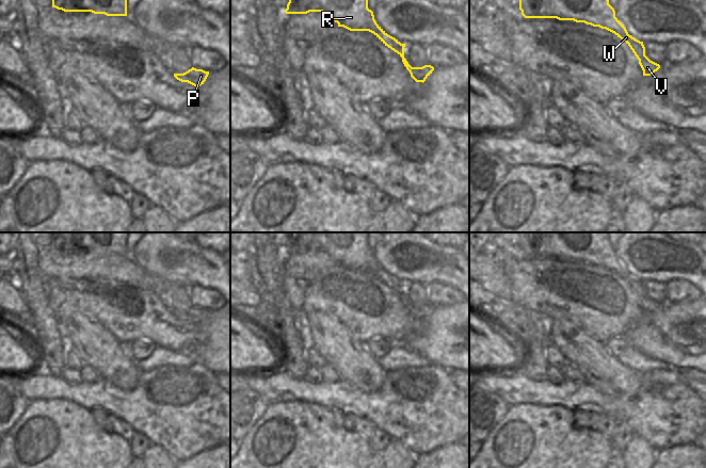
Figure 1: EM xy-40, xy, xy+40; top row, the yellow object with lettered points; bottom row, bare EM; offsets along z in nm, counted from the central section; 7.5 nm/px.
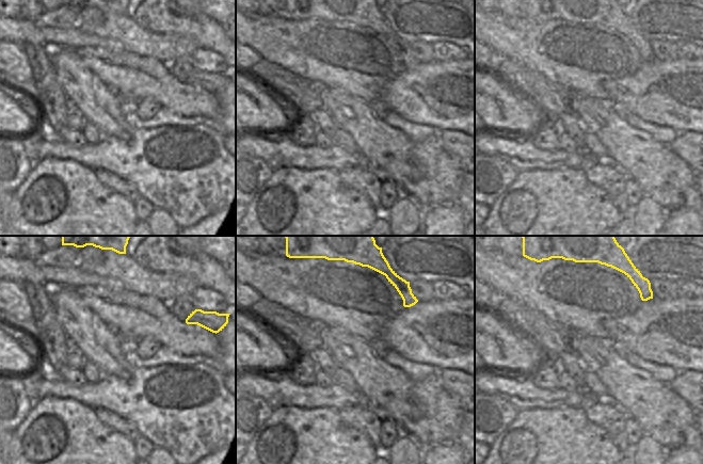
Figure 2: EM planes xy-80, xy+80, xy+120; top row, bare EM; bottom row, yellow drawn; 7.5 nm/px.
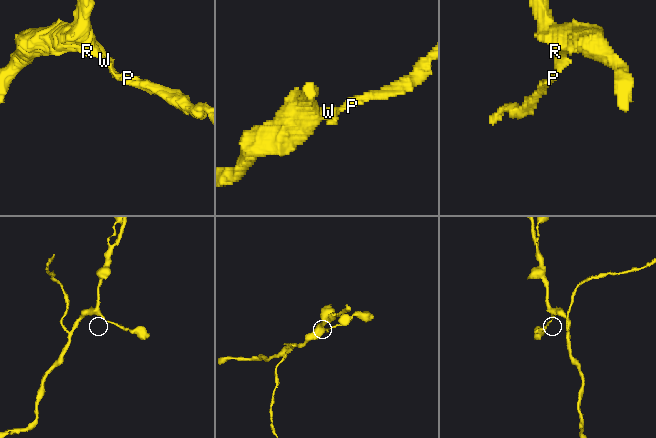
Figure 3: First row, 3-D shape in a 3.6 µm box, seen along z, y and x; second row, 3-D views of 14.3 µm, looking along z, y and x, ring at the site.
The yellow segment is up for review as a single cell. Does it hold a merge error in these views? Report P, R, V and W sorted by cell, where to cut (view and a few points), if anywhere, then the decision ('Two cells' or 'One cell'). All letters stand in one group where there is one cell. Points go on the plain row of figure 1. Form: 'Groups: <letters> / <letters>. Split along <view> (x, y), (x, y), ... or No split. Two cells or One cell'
Groups: P R V W. No split. One cell

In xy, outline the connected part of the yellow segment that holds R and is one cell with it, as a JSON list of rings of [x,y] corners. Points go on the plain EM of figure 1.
[[[288,232],[286,253],[307,253],[322,251],[332,259],[350,270],[369,270],[385,285],[397,291],[411,316],[416,321],[424,321],[434,306],[424,304],[412,306],[404,296],[405,283],[388,274],[375,260],[373,251],[368,247],[368,232]]]

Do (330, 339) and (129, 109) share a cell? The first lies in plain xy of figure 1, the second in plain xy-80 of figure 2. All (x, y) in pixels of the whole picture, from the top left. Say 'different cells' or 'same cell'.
different cells

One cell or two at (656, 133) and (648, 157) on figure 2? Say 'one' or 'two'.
two

